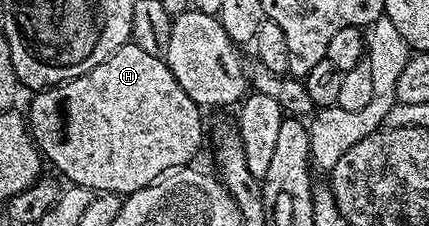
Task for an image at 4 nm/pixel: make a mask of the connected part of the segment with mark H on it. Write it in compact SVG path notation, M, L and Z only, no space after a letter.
M131 44L118 48L118 52L114 52L106 60L102 60L102 64L98 64L98 68L94 68L77 78L72 78L68 82L61 82L59 86L50 86L47 90L39 91L33 98L36 99L33 100L28 114L26 113L26 125L31 133L32 141L40 149L41 155L47 161L49 158L56 165L57 172L62 177L69 178L67 181L71 185L85 186L101 194L127 196L146 188L150 183L163 178L165 174L171 171L187 167L191 163L188 161L199 152L200 141L203 138L205 141L206 138L206 126L204 130L204 122L200 119L201 107L197 106L194 100L190 100L190 96L186 96L186 92L182 92L182 84L178 84L174 72L170 72L168 63L164 61L160 54L142 52L142 48Z

